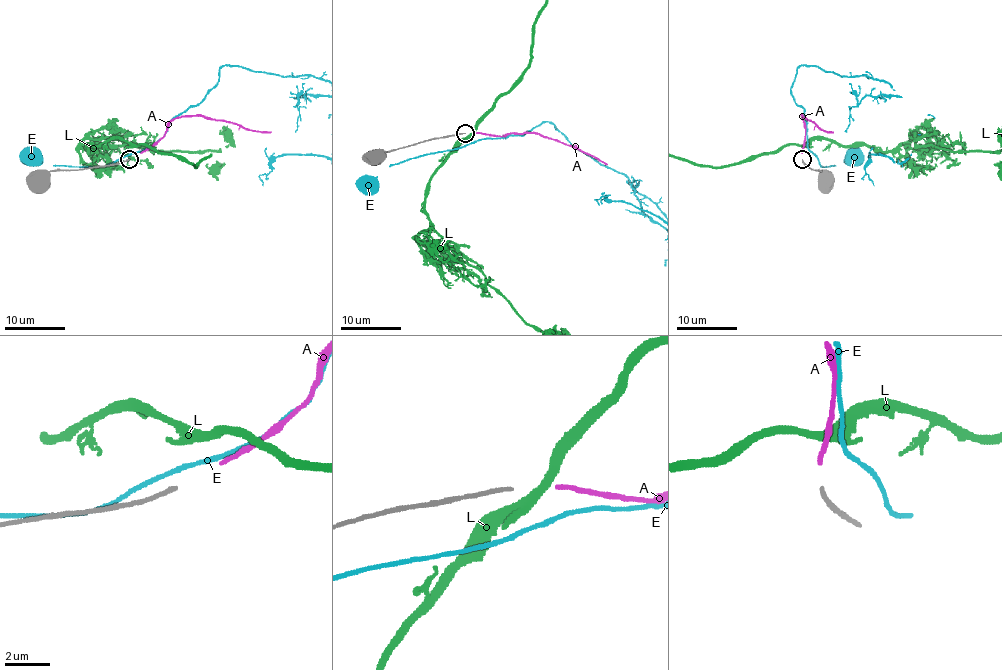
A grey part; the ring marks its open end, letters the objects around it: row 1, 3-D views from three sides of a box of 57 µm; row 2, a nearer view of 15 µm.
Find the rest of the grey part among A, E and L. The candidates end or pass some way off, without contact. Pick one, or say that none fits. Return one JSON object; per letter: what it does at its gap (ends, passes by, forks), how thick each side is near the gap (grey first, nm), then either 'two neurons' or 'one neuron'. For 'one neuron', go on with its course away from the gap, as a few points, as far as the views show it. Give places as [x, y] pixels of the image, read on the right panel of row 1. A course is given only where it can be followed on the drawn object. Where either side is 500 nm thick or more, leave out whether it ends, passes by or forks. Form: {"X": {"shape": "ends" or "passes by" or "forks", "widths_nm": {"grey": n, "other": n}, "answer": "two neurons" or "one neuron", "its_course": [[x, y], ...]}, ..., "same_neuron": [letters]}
{"A": {"shape": "ends", "widths_nm": {"grey": 170, "other": 170}, "answer": "one neuron", "its_course": [[802, 152], [805, 139], [802, 116], [821, 130], [833, 133]]}, "E": {"shape": "passes by", "widths_nm": {"grey": 170, "other": 180}, "answer": "two neurons"}, "L": {"shape": "forks", "widths_nm": {"grey": 170, "other": 360}, "answer": "two neurons"}, "same_neuron": ["A"]}

